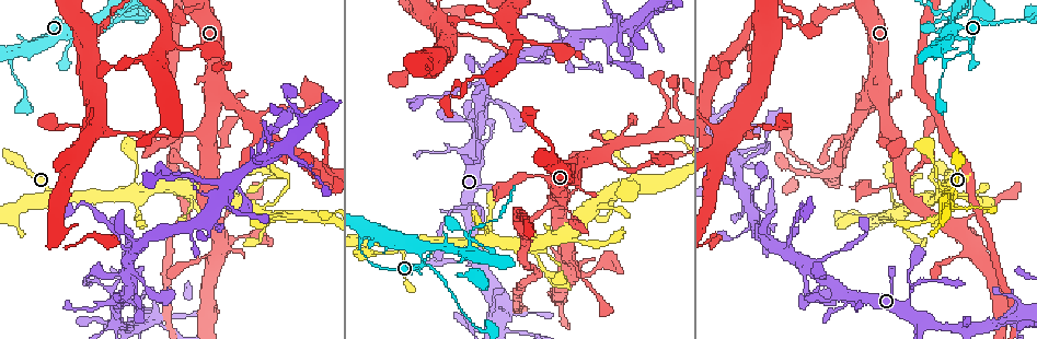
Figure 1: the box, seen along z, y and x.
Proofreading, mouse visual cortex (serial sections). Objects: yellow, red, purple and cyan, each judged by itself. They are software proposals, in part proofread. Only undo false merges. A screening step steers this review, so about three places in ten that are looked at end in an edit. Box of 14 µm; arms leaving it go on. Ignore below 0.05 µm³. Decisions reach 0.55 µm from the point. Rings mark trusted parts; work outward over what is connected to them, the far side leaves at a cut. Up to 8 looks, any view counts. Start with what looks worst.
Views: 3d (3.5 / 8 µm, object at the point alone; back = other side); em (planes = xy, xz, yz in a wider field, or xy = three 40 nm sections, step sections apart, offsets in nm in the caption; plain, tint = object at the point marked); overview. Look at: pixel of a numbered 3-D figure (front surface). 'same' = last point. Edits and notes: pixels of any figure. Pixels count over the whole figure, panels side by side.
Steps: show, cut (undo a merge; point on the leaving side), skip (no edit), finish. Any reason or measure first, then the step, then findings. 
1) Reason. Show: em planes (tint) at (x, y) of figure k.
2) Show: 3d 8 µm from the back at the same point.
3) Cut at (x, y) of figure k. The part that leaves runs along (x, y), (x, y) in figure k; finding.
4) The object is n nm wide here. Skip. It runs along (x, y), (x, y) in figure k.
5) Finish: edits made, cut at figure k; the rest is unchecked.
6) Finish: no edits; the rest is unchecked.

Show: 3d 3.5 µm at (424, 249) of figure 1.

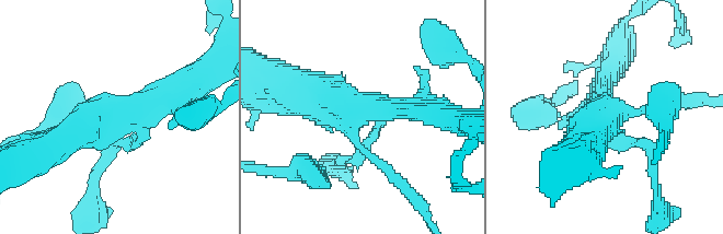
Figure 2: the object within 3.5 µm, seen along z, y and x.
4 arms meet here; the arms are 150, 150, 350, 500 nm wide. Show: em xy step 5 (plain) at (369, 110) of figure 2.

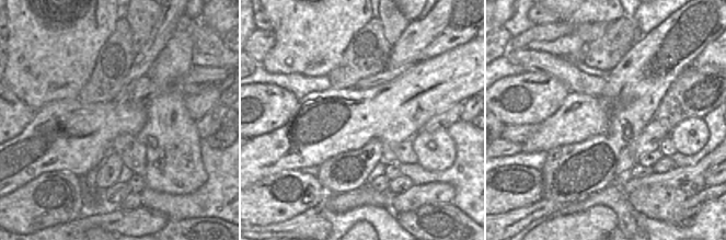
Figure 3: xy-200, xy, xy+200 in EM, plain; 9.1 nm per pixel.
Where the object lies. Show: em xy step 5 (tint) at the same point.

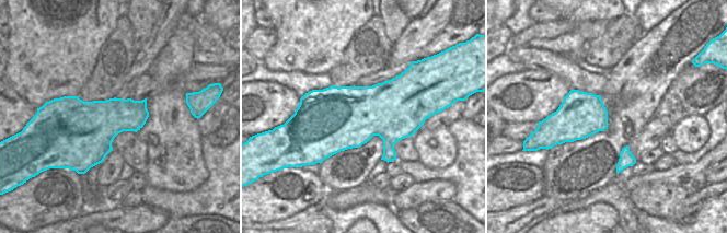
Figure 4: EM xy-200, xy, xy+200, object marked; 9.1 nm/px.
Skip. All the same cell.

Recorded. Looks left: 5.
Four-way junction. Show: 3d 3.5 µm at (958, 8) of figure 1.

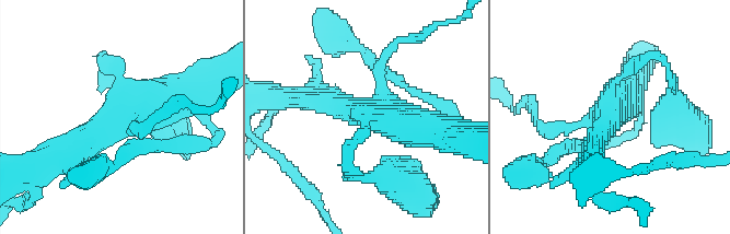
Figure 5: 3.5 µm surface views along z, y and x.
4 arms meet here; the arms are 150, 150, 350, 500 nm wide; now the EM. Show: em xy step 2 (tint) at (127, 123) of figure 5.

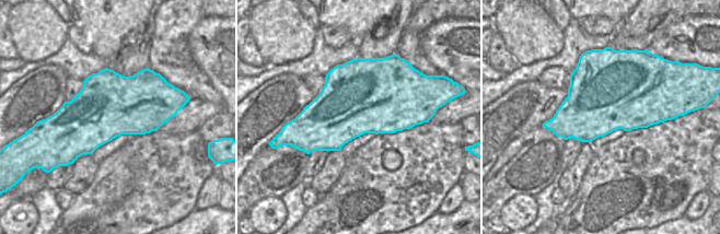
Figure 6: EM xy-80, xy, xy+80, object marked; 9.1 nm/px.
Cut at (534, 118) of figure 5. Two cells meet here.

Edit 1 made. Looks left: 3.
A fork. Show: 3d 3.5 µm at (910, 290) of figure 1.

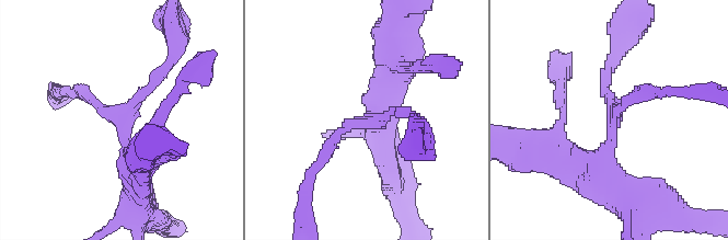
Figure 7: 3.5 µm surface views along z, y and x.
3 arms meet here; the arms are 150, 150, 450 nm wide; need the tissue. Show: em xy step 2 (tint) at (613, 122) of figure 7.

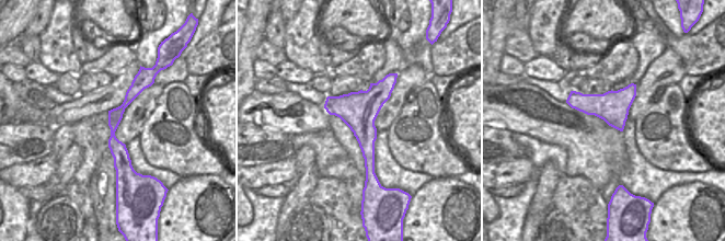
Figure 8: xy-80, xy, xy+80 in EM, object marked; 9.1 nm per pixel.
Skip. One cell here.

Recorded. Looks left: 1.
Finish: edits made, cut at figure 5; the rest is unchecked.

